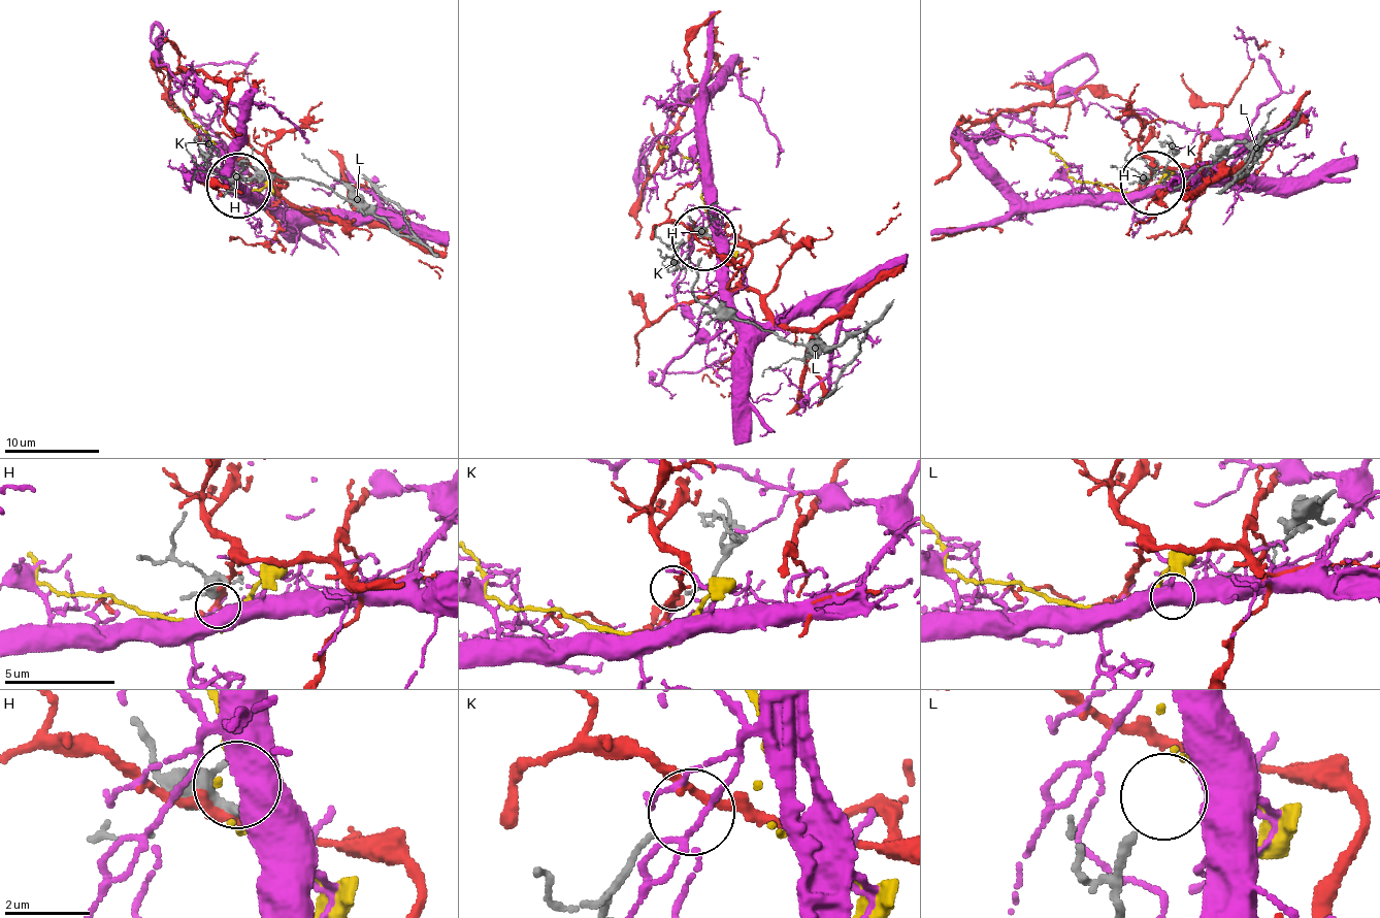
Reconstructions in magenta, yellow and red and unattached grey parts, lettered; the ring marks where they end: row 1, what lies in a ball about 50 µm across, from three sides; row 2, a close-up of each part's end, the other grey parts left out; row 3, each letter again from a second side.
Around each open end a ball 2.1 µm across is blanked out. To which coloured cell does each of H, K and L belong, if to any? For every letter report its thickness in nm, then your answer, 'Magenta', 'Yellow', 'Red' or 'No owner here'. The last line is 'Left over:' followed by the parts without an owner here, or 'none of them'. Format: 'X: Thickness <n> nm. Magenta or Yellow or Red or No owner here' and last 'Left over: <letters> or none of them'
H: Thickness 200 nm. Magenta
K: Thickness 130 nm. No owner here
L: Thickness 200 nm. Yellow
Left over: K

